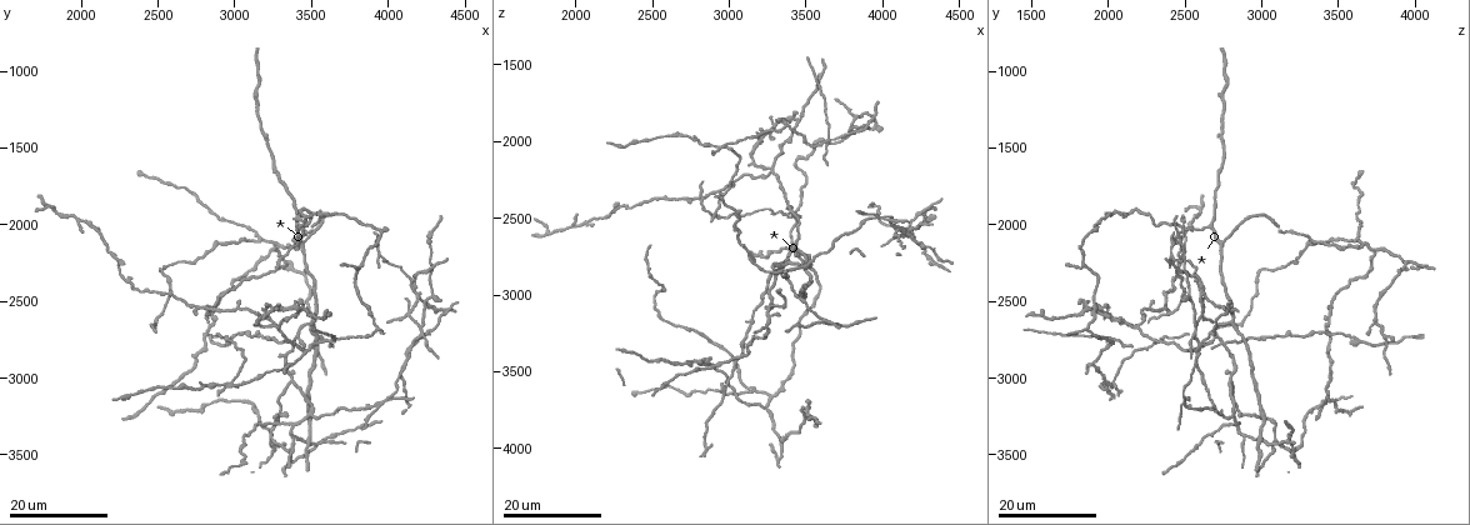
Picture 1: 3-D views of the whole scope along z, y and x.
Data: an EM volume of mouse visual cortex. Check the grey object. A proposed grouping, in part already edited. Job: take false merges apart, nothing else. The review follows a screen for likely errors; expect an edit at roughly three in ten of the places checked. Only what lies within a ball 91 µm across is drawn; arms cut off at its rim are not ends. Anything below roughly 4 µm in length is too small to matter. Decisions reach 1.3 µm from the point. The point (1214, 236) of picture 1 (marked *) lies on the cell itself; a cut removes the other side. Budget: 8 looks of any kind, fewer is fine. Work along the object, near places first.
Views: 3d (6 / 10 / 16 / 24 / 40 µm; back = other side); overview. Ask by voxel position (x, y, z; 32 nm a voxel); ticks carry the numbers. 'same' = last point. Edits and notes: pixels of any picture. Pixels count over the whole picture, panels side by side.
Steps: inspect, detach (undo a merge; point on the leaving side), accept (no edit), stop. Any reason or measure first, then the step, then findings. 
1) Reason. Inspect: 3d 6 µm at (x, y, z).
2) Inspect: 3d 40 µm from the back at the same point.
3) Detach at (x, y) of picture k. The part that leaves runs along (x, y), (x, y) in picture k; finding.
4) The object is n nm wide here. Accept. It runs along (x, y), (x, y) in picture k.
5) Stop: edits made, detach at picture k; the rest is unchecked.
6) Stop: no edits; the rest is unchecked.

Four or more arms meet. Inspect: 3d 24 µm at (3420, 2020, 2480).

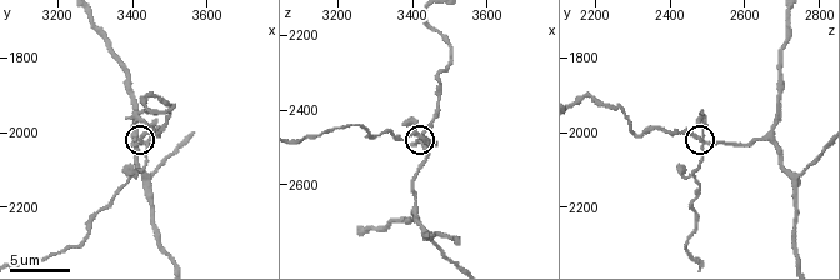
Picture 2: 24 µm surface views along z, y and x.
Closer look. Inspect: 3d 10 µm at (3440, 2030, 2490).

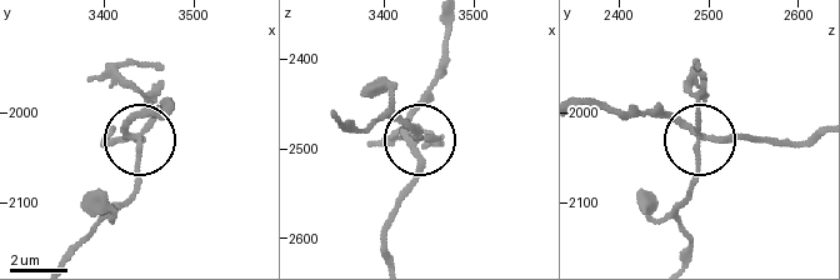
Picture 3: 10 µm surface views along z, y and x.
The side arm is 38 µm long. Detach at (141, 180) of picture 3. The part that leaves runs along (696, 139), (696, 179), (681, 203), (689, 258) in picture 3; a second cell is stuck on.

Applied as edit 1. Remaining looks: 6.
Redraw. Inspect: overview.

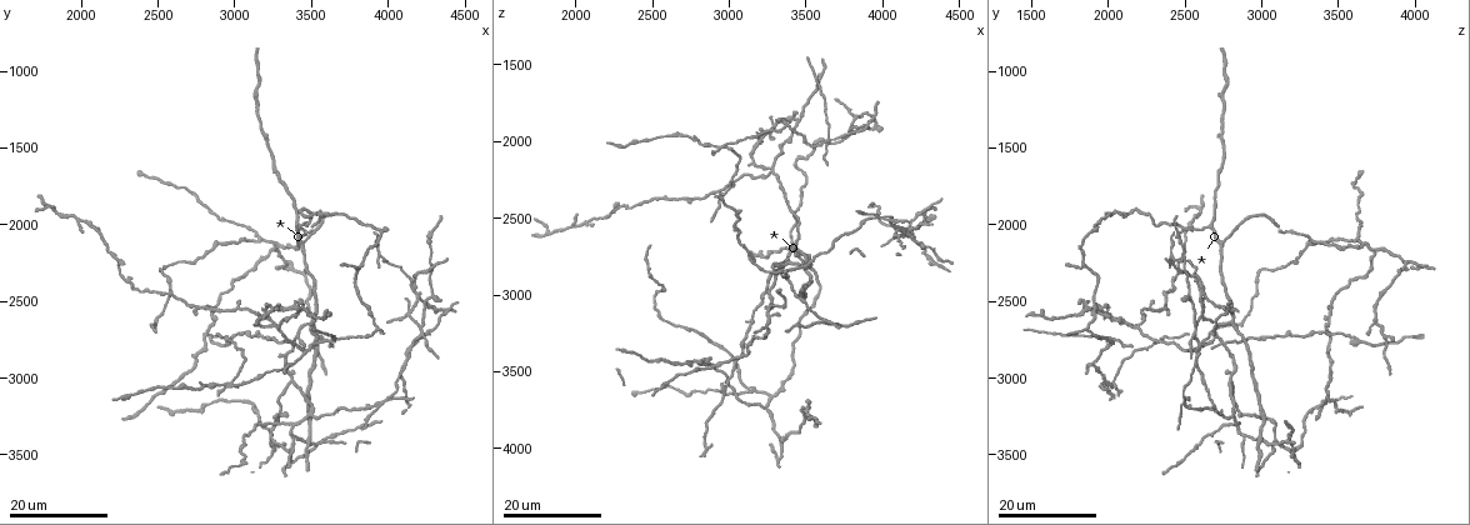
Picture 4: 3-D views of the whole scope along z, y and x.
Arms run side by side. Inspect: 3d 16 µm at (2860, 2620, 3420).

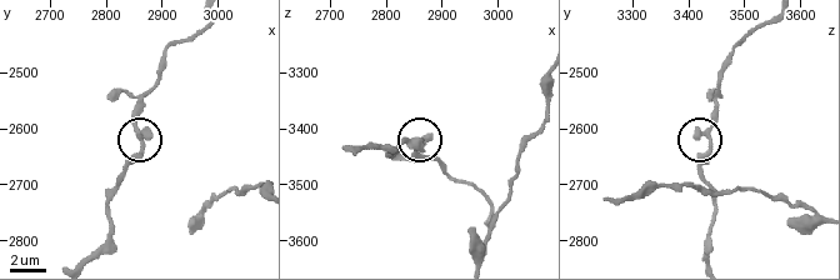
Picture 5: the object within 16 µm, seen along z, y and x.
Inspect: 3d 6 µm at (2865, 2630, 3440).

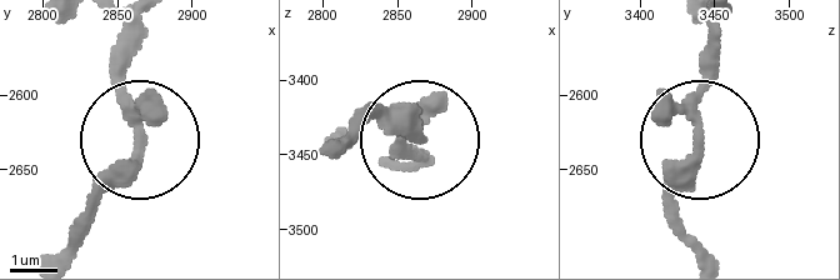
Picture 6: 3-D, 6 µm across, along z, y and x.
The object is 260 nm wide here. Accept. It runs along (720, 26), (696, 85), (696, 169), (673, 225) in picture 6; all the same cell.

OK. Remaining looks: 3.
A fork. Inspect: 3d 16 µm at (3180, 2080, 3620).

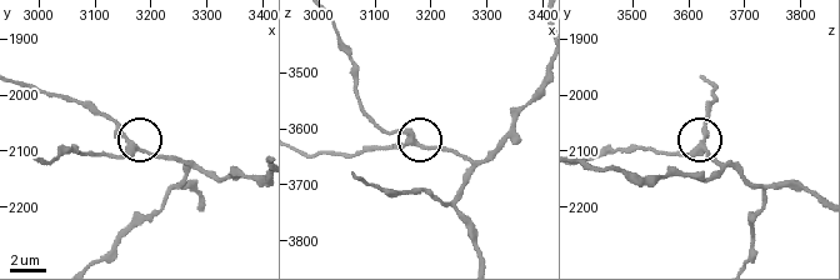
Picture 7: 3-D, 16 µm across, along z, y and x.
Inspect: 3d 6 µm at (3165, 2095, 3625).

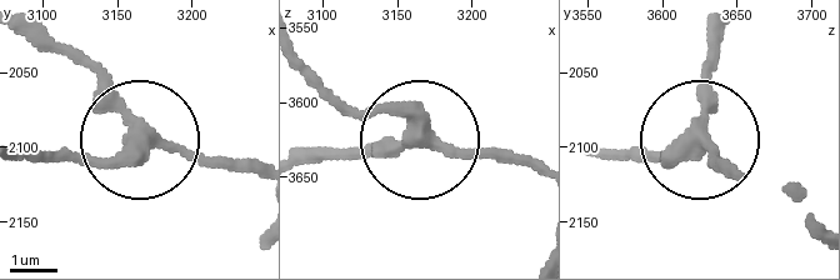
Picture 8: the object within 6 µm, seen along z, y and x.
Accept. It runs along (538, 166), (466, 159), (418, 135), (326, 146) in picture 8; one cell here.

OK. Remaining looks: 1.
Three-way junction. Inspect: 3d 10 µm at (3410, 2010, 2660).

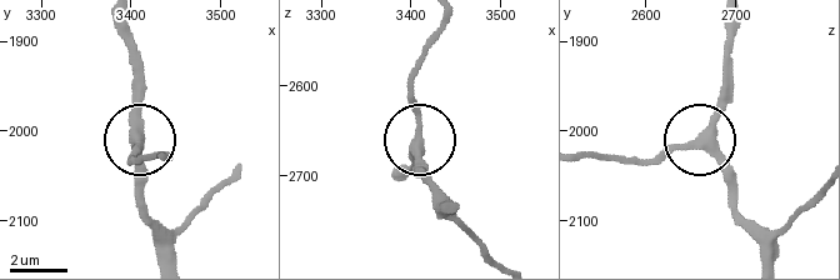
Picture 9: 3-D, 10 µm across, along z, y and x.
The object is 320 nm wide here. Accept. It runs along (141, 201), (141, 78) in picture 9; one cell here.

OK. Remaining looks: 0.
Stop: edits made, detach at picture 3; the rest is unchecked.

